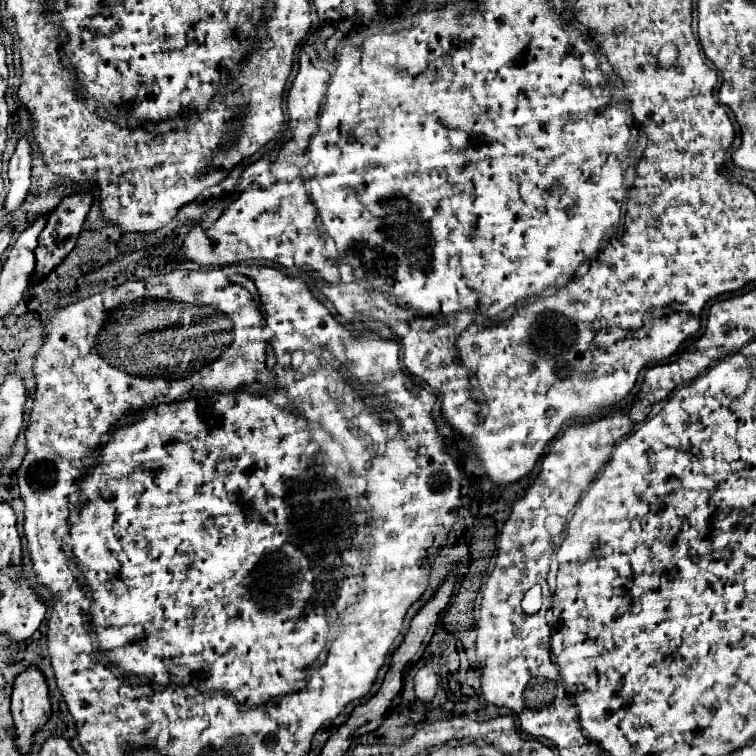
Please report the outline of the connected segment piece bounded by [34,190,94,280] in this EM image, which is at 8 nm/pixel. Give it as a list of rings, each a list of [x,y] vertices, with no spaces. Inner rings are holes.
[[[78,192],[78,194],[70,194],[66,198],[62,198],[62,202],[58,204],[58,208],[54,208],[48,216],[48,222],[46,222],[46,228],[40,232],[40,238],[38,238],[38,246],[34,250],[36,254],[36,272],[34,272],[34,278],[40,280],[44,278],[50,270],[54,270],[68,254],[70,250],[76,246],[76,240],[80,236],[80,230],[84,226],[84,220],[92,208],[92,192]]]

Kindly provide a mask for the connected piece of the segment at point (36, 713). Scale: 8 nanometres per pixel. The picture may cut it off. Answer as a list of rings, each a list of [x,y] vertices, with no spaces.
[[[28,666],[18,674],[12,692],[12,718],[16,728],[16,746],[22,754],[28,754],[32,734],[50,718],[48,684],[40,668]]]

